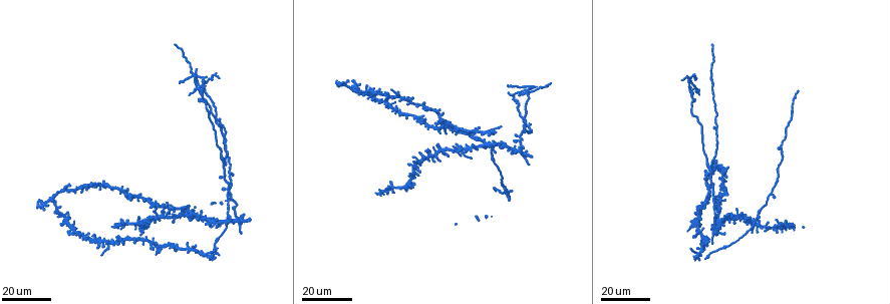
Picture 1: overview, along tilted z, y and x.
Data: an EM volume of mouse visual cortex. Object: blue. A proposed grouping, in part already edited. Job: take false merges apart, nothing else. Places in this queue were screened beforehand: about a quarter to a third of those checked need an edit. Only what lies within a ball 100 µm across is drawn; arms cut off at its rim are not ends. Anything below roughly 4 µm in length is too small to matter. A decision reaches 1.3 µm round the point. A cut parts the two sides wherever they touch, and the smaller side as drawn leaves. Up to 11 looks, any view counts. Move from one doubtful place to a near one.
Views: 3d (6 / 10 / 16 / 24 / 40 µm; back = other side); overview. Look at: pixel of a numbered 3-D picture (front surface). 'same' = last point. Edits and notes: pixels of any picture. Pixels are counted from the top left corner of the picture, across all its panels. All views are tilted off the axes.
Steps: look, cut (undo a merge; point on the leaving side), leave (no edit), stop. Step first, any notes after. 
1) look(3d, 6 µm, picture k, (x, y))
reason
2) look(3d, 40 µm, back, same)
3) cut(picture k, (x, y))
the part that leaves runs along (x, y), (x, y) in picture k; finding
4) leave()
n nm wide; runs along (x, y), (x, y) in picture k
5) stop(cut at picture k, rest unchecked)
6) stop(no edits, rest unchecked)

look(3d, 16 µm, picture 1, (223, 165))
branch point

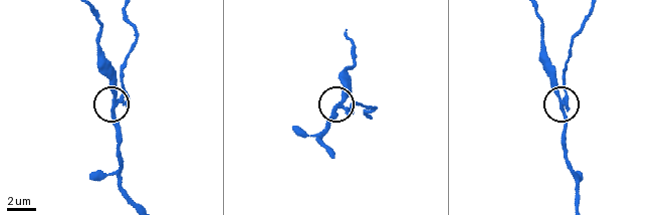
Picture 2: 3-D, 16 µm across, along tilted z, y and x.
look(3d, 10 µm, picture 2, (342, 103))
closer look

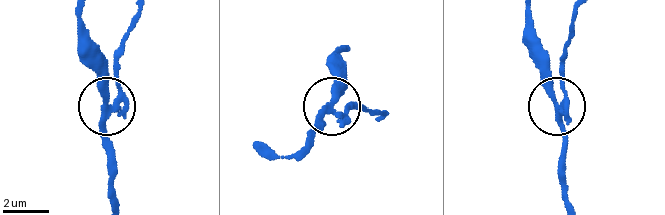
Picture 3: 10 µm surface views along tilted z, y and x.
look(3d, 6 µm, picture 3, (107, 104))

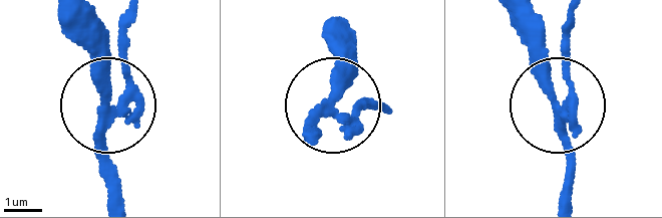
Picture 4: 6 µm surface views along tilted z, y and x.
cut(picture 4, (120, 53))
side arm 61 µm; the part that leaves runs along (117, 104), (130, 14) in picture 4; two cells meet here

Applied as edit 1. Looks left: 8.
look(3d, 16 µm, picture 1, (461, 151))
two arms at a narrow angle

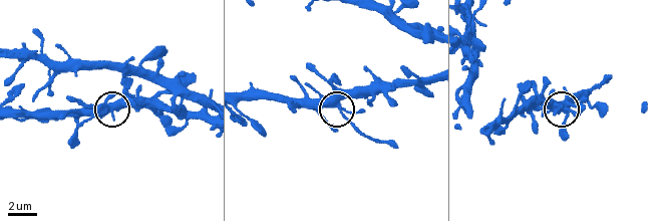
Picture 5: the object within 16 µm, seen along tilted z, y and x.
look(3d, 10 µm, picture 5, (335, 104))
closer look

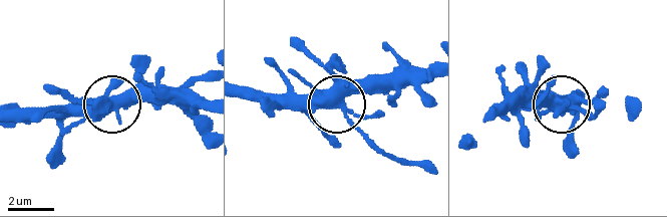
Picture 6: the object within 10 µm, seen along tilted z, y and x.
leave()
runs along (432, 64), (366, 75), (342, 96), (341, 109), (383, 155) in picture 6; continuous, no second cell

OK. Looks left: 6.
look(3d, 16 µm, picture 1, (397, 96))
a fork

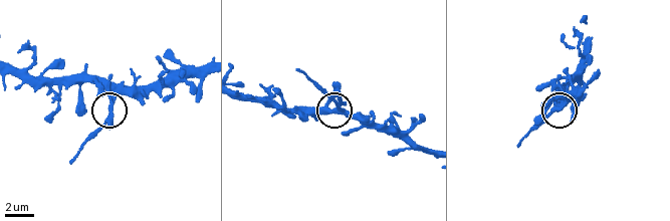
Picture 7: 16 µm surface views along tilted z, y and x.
look(3d, 6 µm, picture 7, (342, 110))

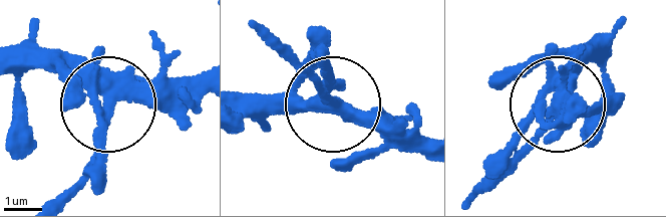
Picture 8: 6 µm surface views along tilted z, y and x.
leave()
290 nm wide; one cell here

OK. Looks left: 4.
look(3d, 24 µm, picture 1, (236, 217))

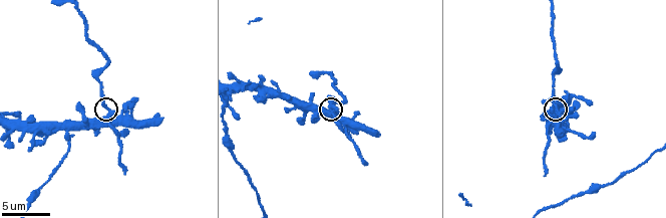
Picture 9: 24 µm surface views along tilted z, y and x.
look(3d, 10 µm, picture 9, (111, 111))

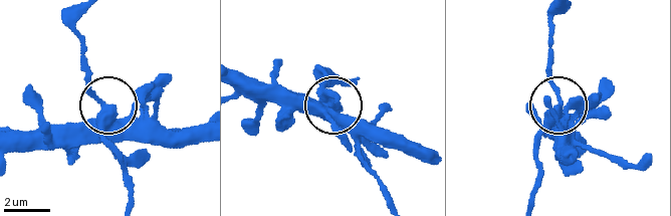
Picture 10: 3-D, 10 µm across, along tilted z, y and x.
leave()
one cell here

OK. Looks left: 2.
stop(cut at picture 4, rest unchecked)

